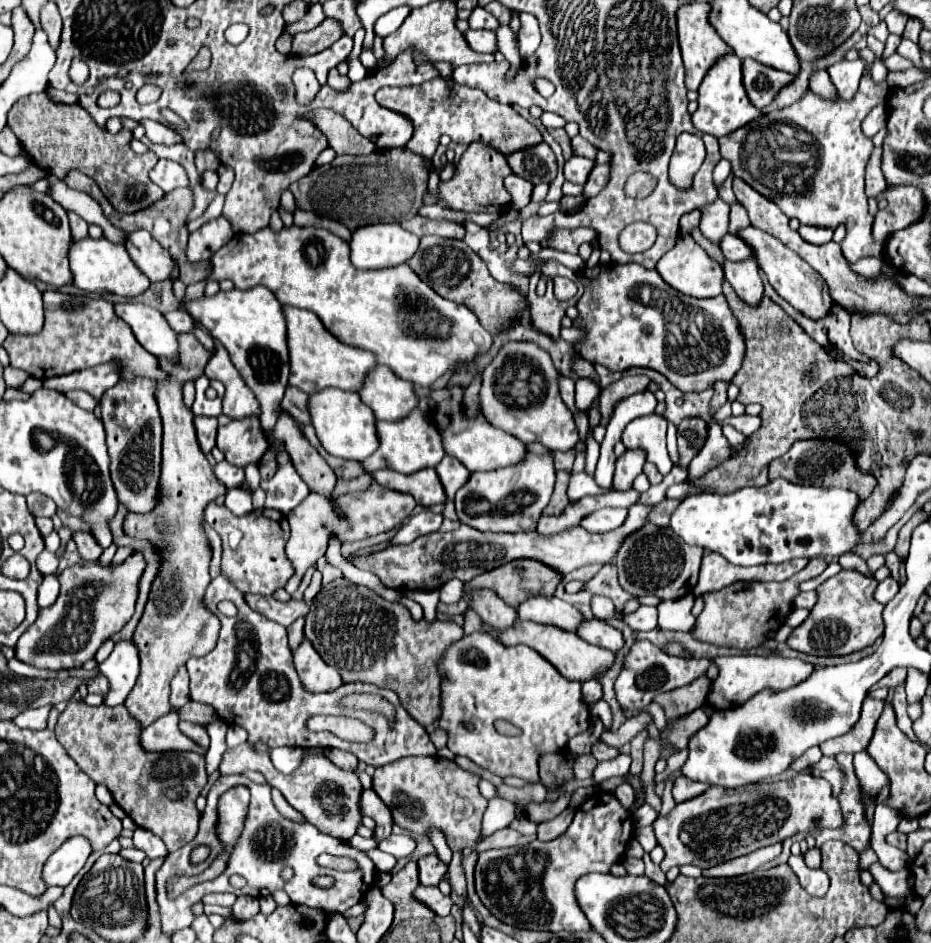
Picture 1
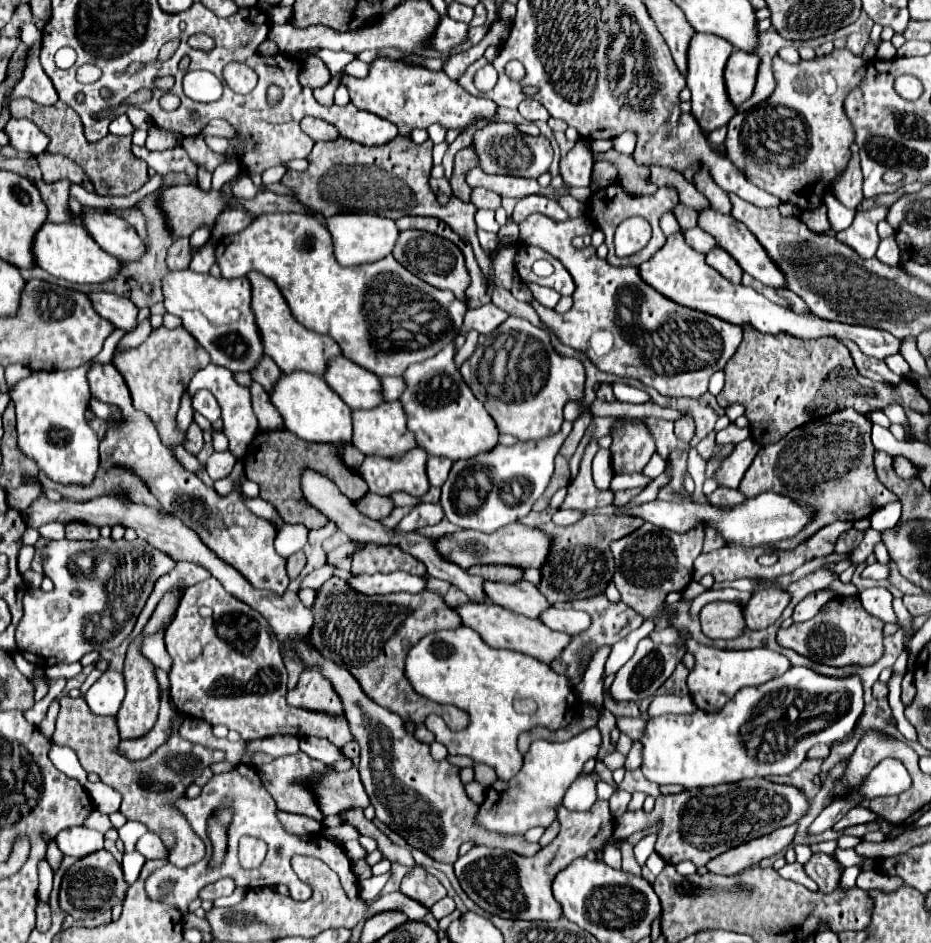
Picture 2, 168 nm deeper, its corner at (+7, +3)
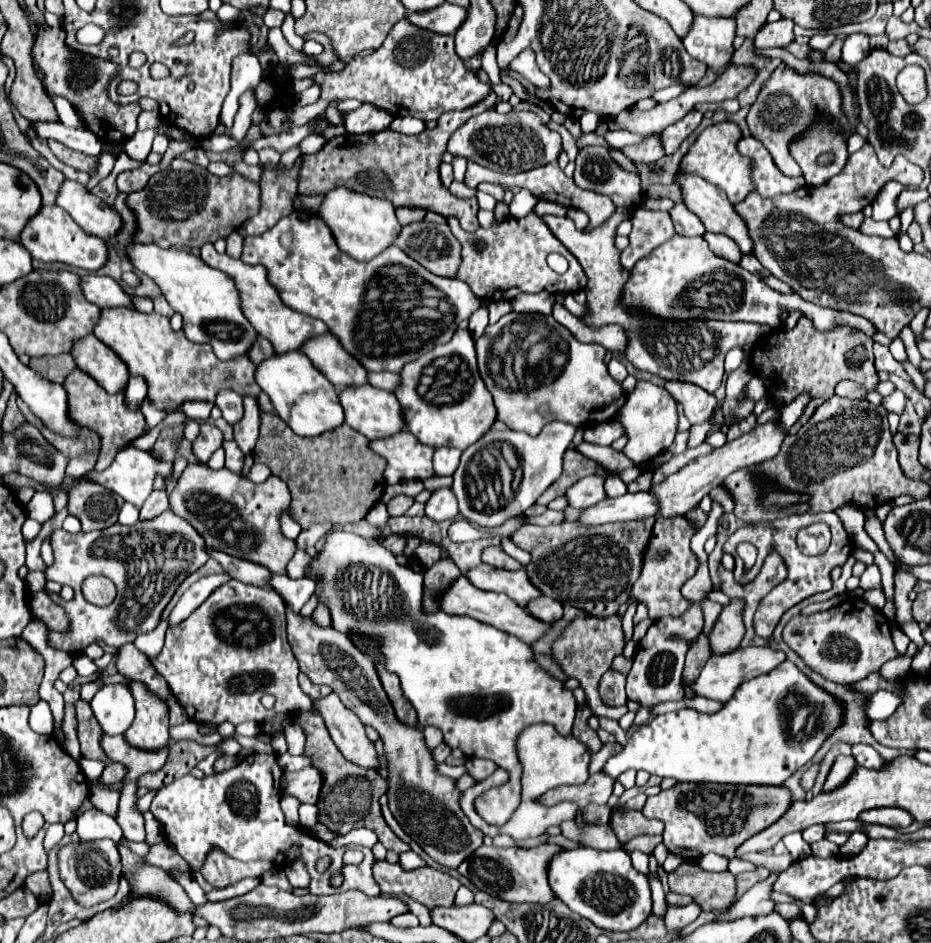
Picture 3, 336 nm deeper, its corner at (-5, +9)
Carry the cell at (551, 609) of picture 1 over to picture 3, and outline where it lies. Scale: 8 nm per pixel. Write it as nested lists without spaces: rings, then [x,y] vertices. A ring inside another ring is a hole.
[[[479,564],[467,570],[467,578],[473,586],[489,592],[503,592],[511,600],[515,600],[519,606],[523,606],[527,600],[533,600],[535,596],[541,596],[541,592],[527,580],[527,574],[521,570],[509,572],[499,570],[489,564]]]

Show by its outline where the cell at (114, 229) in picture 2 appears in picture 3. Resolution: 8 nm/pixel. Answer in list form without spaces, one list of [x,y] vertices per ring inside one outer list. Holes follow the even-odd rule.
[[[65,180],[57,192],[55,204],[61,206],[91,236],[105,240],[121,228],[119,214],[111,212],[111,208],[99,196],[91,194],[79,182]]]

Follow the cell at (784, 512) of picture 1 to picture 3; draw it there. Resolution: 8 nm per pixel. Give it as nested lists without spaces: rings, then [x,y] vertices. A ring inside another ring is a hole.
[[[637,492],[637,494],[619,496],[619,498],[605,498],[599,504],[585,508],[577,518],[577,522],[583,526],[599,526],[607,522],[627,522],[627,520],[649,518],[655,514],[657,514],[657,504],[651,492]]]

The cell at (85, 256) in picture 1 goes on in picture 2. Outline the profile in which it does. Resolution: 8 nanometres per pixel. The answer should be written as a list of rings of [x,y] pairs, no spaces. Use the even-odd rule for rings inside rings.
[[[45,222],[39,234],[35,236],[35,260],[37,260],[37,266],[47,270],[51,276],[73,284],[109,282],[121,270],[121,262],[115,256],[107,254],[99,244],[95,244],[93,238],[79,222],[71,222],[71,224]]]

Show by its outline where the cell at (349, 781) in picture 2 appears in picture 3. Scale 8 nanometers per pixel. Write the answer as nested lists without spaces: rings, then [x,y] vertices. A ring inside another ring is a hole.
[[[309,766],[299,772],[285,772],[283,776],[285,794],[295,796],[299,802],[315,804],[319,798],[319,788],[323,786],[323,778],[319,776],[319,770]]]

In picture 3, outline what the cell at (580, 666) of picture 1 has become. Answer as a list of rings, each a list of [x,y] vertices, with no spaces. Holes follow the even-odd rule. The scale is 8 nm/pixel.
[[[459,576],[455,580],[455,584],[451,584],[447,590],[441,592],[439,596],[439,610],[447,612],[447,614],[465,614],[465,616],[471,616],[483,624],[489,624],[489,626],[495,626],[497,630],[503,630],[507,634],[513,634],[517,636],[519,640],[523,640],[525,644],[533,644],[537,638],[543,636],[543,632],[549,628],[549,624],[541,622],[541,620],[535,620],[533,616],[527,616],[527,610],[521,608],[517,602],[513,602],[509,596],[503,596],[503,594],[497,594],[497,592],[485,592],[485,590],[479,590],[475,588],[465,576]]]

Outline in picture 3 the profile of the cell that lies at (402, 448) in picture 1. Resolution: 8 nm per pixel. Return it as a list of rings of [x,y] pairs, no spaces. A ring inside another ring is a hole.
[[[363,384],[363,386],[347,386],[339,392],[339,402],[343,406],[345,412],[345,424],[349,424],[351,428],[355,428],[357,432],[361,432],[363,436],[367,436],[369,440],[375,438],[389,438],[395,432],[403,430],[403,416],[401,416],[401,408],[399,402],[395,400],[393,392],[387,390],[379,390],[375,386]]]

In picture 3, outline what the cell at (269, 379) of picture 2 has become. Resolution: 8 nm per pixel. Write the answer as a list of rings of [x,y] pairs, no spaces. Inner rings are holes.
[[[257,336],[255,342],[253,342],[253,346],[251,346],[249,350],[251,350],[251,352],[247,352],[247,356],[249,356],[249,360],[251,360],[253,364],[259,364],[261,360],[269,358],[271,354],[275,354],[275,350],[271,348],[271,344],[269,344],[267,338],[263,338],[263,336]]]

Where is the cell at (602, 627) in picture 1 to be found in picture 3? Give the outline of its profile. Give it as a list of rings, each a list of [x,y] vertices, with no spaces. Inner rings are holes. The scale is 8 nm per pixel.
[[[539,596],[539,598],[533,598],[527,602],[527,612],[537,618],[537,620],[543,620],[543,622],[555,622],[561,618],[563,614],[563,606],[557,602],[557,600],[551,600],[549,596]]]

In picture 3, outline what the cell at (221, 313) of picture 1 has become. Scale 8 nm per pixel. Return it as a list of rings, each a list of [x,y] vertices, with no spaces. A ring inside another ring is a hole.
[[[129,244],[127,258],[135,270],[149,276],[169,302],[183,316],[183,332],[191,342],[207,342],[221,360],[247,354],[255,340],[255,332],[239,308],[239,292],[227,274],[209,268],[203,260],[183,248],[163,250],[157,244]]]

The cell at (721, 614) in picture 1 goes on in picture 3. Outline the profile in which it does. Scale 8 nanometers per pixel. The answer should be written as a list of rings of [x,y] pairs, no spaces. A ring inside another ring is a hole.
[[[731,600],[731,604],[727,608],[723,608],[721,616],[717,618],[717,622],[709,634],[713,654],[727,654],[727,652],[733,652],[735,648],[739,648],[739,644],[745,636],[741,608],[743,608],[741,600]]]

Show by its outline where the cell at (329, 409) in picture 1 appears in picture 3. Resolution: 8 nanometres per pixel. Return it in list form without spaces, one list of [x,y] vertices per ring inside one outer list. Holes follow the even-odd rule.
[[[299,350],[273,354],[271,358],[263,360],[263,364],[255,368],[255,382],[269,396],[283,422],[299,436],[313,438],[343,424],[343,410],[335,386]]]

